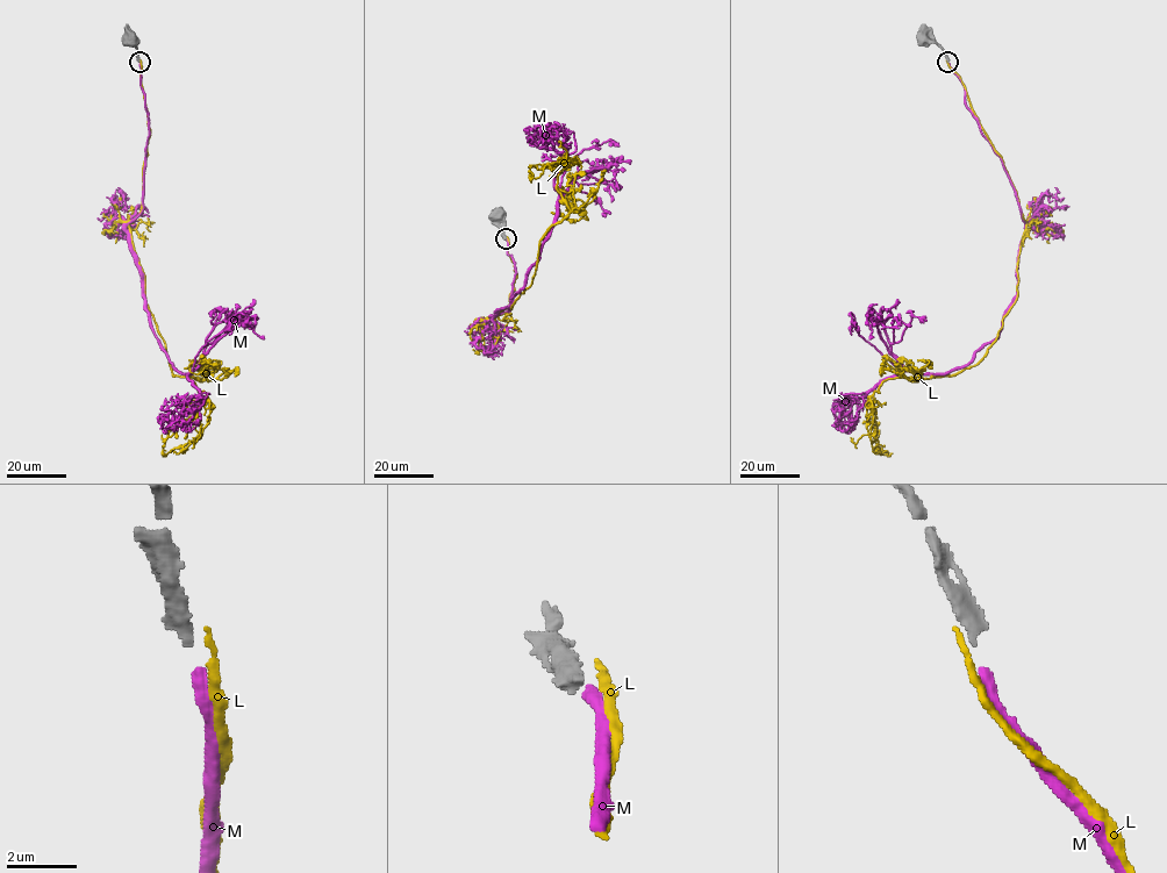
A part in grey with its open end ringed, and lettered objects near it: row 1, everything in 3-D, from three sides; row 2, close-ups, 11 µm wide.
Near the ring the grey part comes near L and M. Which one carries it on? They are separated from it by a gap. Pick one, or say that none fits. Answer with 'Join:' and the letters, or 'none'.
Join: M

